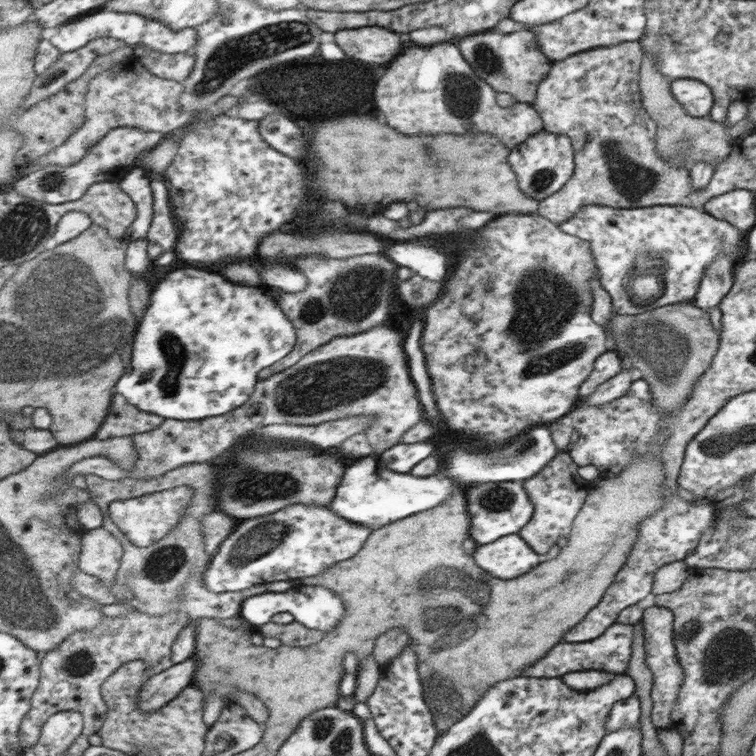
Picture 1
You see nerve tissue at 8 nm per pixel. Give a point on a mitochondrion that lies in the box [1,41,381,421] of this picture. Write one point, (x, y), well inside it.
(167, 376)

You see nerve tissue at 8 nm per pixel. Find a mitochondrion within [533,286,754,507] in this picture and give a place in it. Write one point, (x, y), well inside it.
(641, 337)

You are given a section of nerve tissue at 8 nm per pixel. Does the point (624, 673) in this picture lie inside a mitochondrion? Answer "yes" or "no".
no

